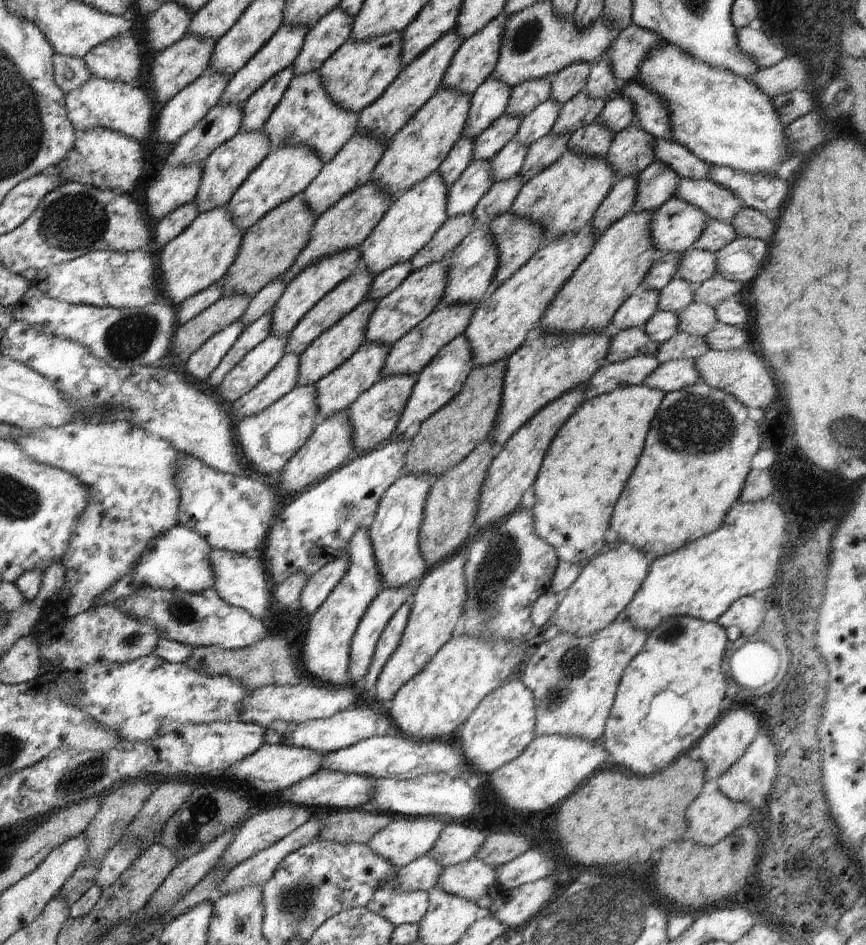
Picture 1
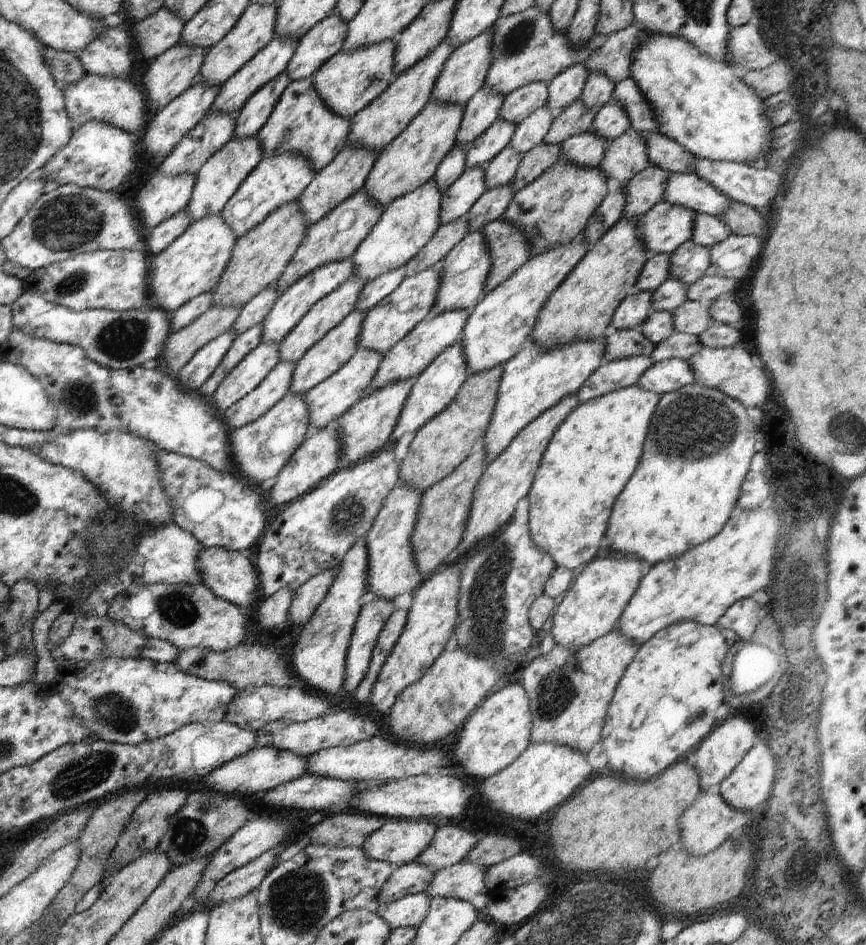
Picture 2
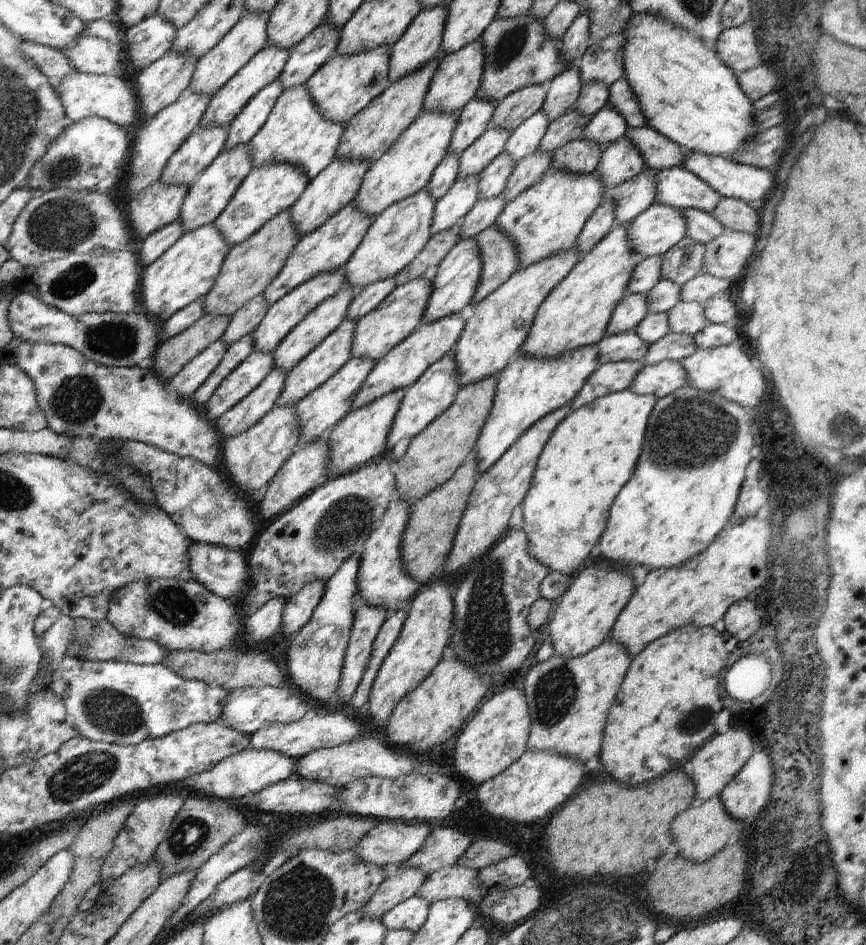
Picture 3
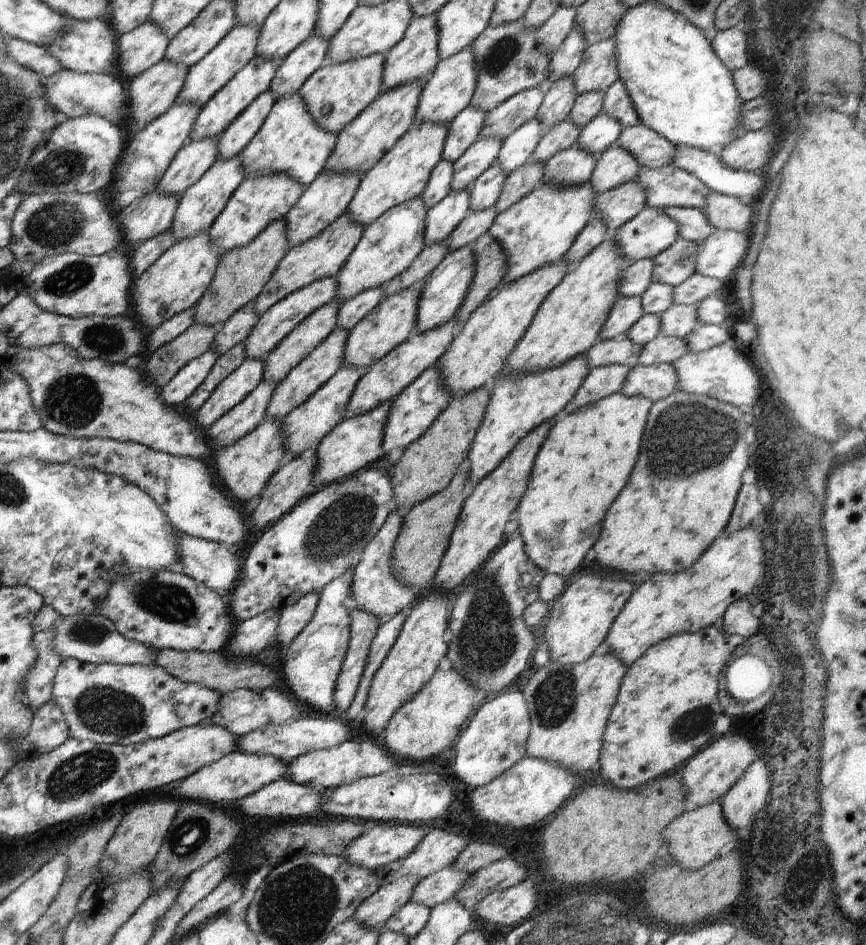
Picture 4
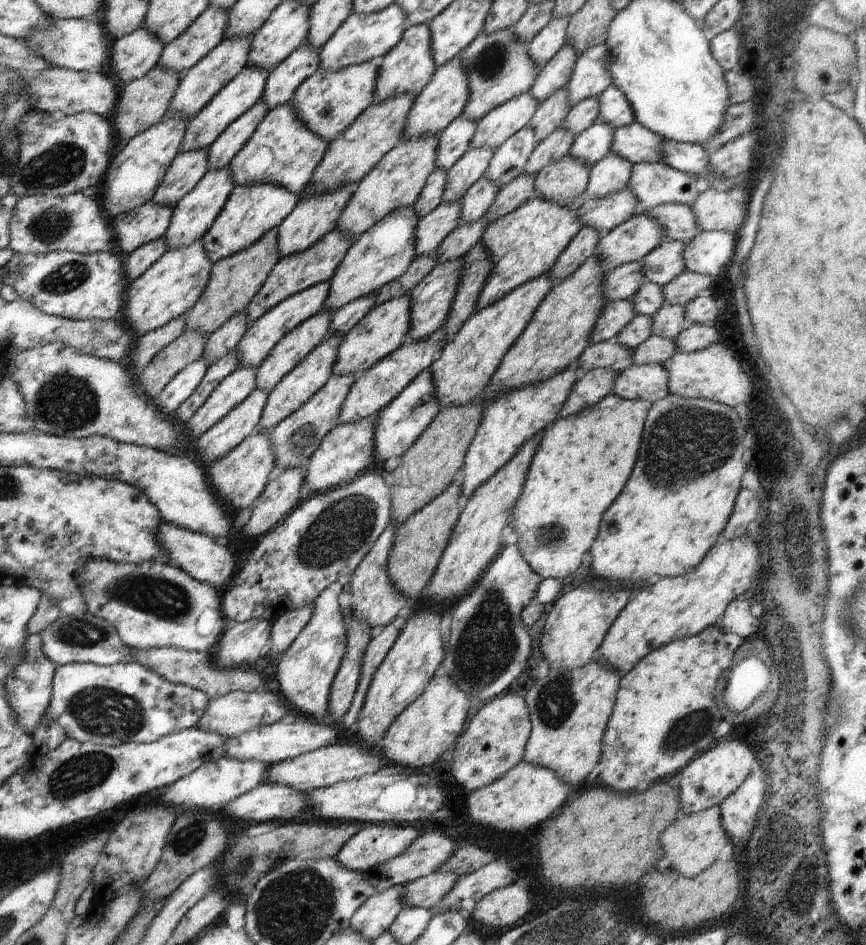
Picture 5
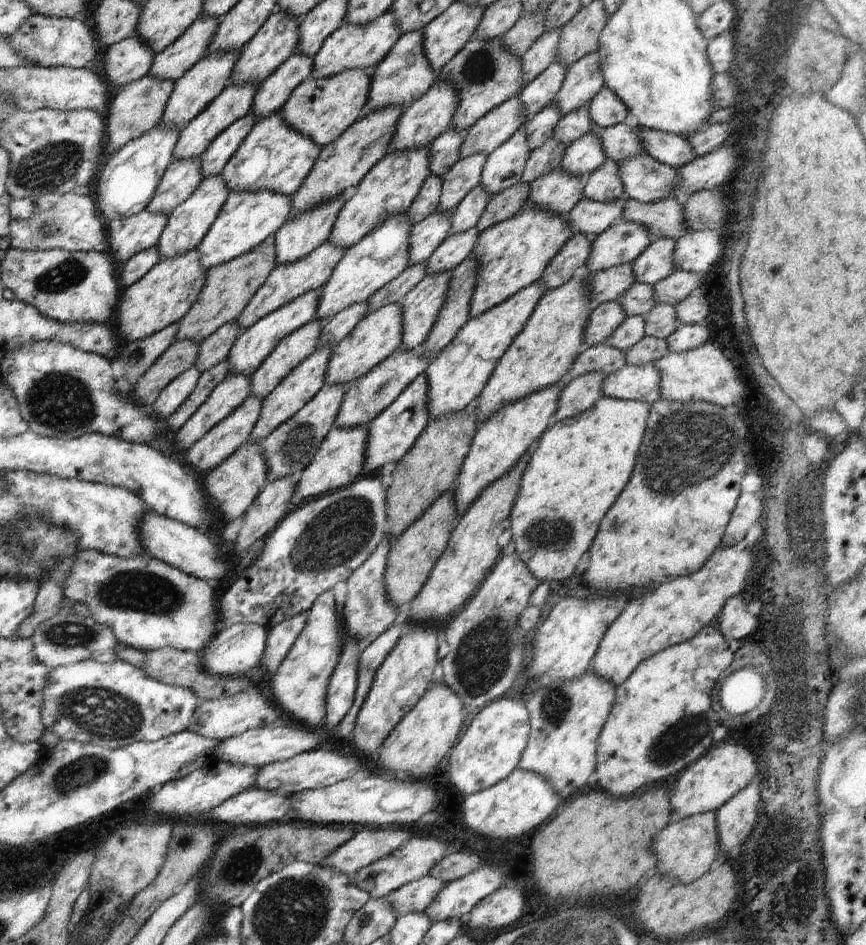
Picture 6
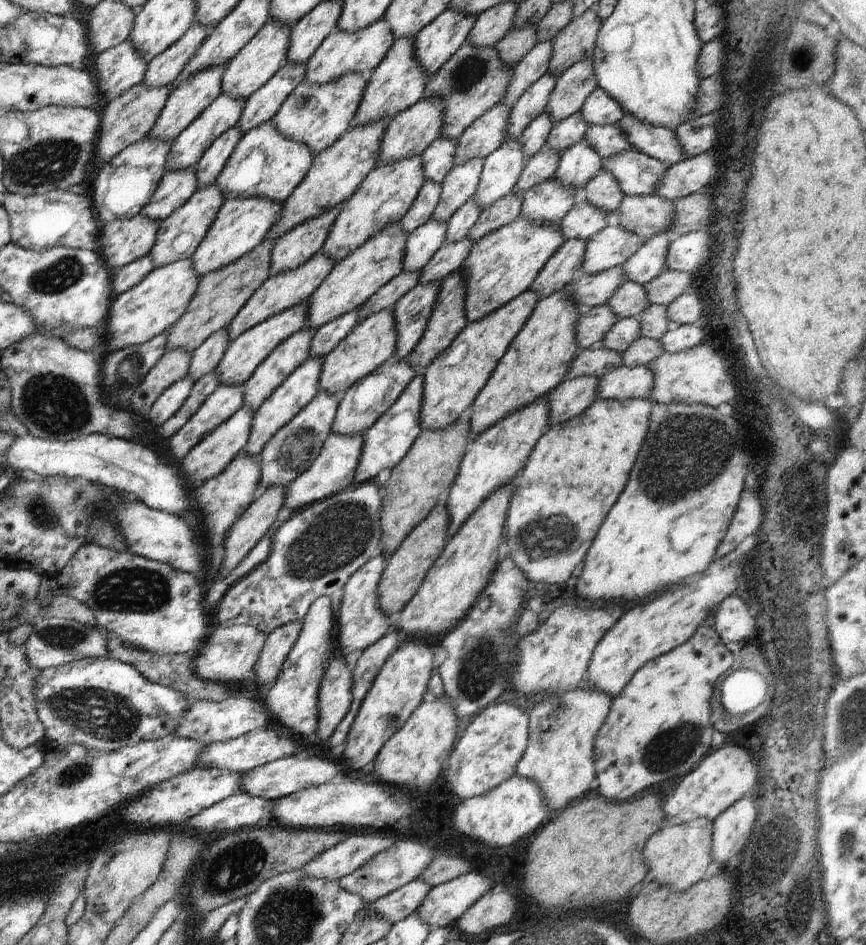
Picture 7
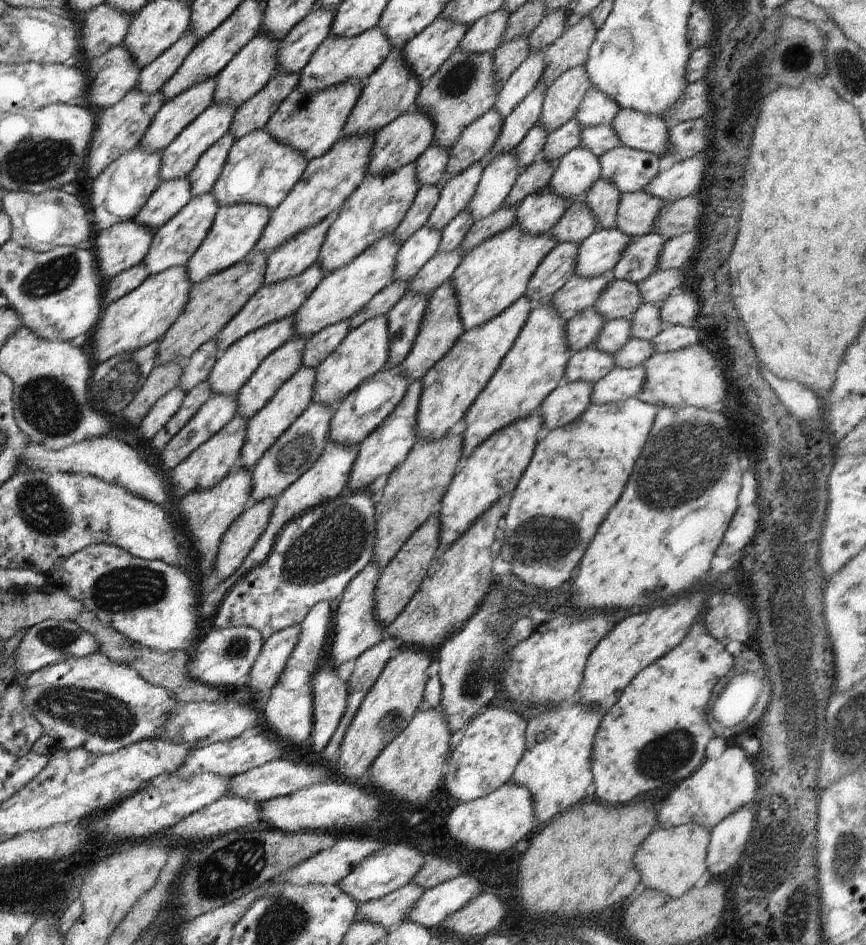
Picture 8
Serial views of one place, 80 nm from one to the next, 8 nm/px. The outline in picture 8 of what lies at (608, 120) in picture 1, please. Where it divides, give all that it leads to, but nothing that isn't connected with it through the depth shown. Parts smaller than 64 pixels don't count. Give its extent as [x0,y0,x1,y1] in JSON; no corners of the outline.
[548,147,601,203]

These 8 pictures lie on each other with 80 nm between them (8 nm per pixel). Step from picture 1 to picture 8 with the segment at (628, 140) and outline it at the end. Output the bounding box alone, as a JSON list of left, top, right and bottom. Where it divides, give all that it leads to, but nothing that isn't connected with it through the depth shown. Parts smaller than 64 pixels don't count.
[584,178,621,230]

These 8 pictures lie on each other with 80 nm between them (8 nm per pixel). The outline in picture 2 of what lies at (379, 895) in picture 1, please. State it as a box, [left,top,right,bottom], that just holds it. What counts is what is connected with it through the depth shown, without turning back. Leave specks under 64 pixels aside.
[373,893,429,929]

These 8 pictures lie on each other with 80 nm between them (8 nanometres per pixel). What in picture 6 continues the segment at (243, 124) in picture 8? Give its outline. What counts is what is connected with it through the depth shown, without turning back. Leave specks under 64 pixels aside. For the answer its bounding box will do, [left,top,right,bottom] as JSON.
[249,51,313,123]

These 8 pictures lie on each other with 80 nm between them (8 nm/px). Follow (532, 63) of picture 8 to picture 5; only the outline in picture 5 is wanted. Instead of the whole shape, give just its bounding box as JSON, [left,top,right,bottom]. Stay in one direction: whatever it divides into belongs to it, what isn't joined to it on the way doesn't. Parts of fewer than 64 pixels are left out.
[527,19,568,69]

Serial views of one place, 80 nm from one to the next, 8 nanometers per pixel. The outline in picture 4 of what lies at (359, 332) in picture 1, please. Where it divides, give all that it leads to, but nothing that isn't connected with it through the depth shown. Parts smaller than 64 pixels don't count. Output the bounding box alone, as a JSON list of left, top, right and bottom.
[266,328,350,420]

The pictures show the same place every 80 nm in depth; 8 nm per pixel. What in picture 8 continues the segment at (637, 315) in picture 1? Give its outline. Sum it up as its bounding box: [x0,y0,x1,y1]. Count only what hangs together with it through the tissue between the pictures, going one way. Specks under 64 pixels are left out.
[565,308,605,353]

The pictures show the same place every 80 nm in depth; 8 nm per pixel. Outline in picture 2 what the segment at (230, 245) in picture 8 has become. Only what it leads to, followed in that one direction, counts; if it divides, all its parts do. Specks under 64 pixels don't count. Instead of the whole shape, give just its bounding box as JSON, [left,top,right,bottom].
[219,153,315,239]

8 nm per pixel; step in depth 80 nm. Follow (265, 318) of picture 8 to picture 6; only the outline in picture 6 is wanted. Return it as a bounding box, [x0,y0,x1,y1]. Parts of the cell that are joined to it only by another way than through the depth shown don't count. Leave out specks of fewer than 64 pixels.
[236,240,344,330]

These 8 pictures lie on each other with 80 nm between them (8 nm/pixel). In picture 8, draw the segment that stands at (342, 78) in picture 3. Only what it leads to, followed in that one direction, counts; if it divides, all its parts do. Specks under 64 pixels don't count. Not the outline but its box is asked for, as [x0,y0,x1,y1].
[265,81,363,161]

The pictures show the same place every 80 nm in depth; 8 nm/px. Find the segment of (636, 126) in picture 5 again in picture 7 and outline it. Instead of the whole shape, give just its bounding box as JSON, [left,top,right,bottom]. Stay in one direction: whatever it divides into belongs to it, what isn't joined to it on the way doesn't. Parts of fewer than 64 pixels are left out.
[584,125,634,158]

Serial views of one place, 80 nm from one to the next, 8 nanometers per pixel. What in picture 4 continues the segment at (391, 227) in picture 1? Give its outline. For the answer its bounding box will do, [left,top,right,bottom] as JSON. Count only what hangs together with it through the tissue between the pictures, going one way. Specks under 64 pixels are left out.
[335,197,427,303]

